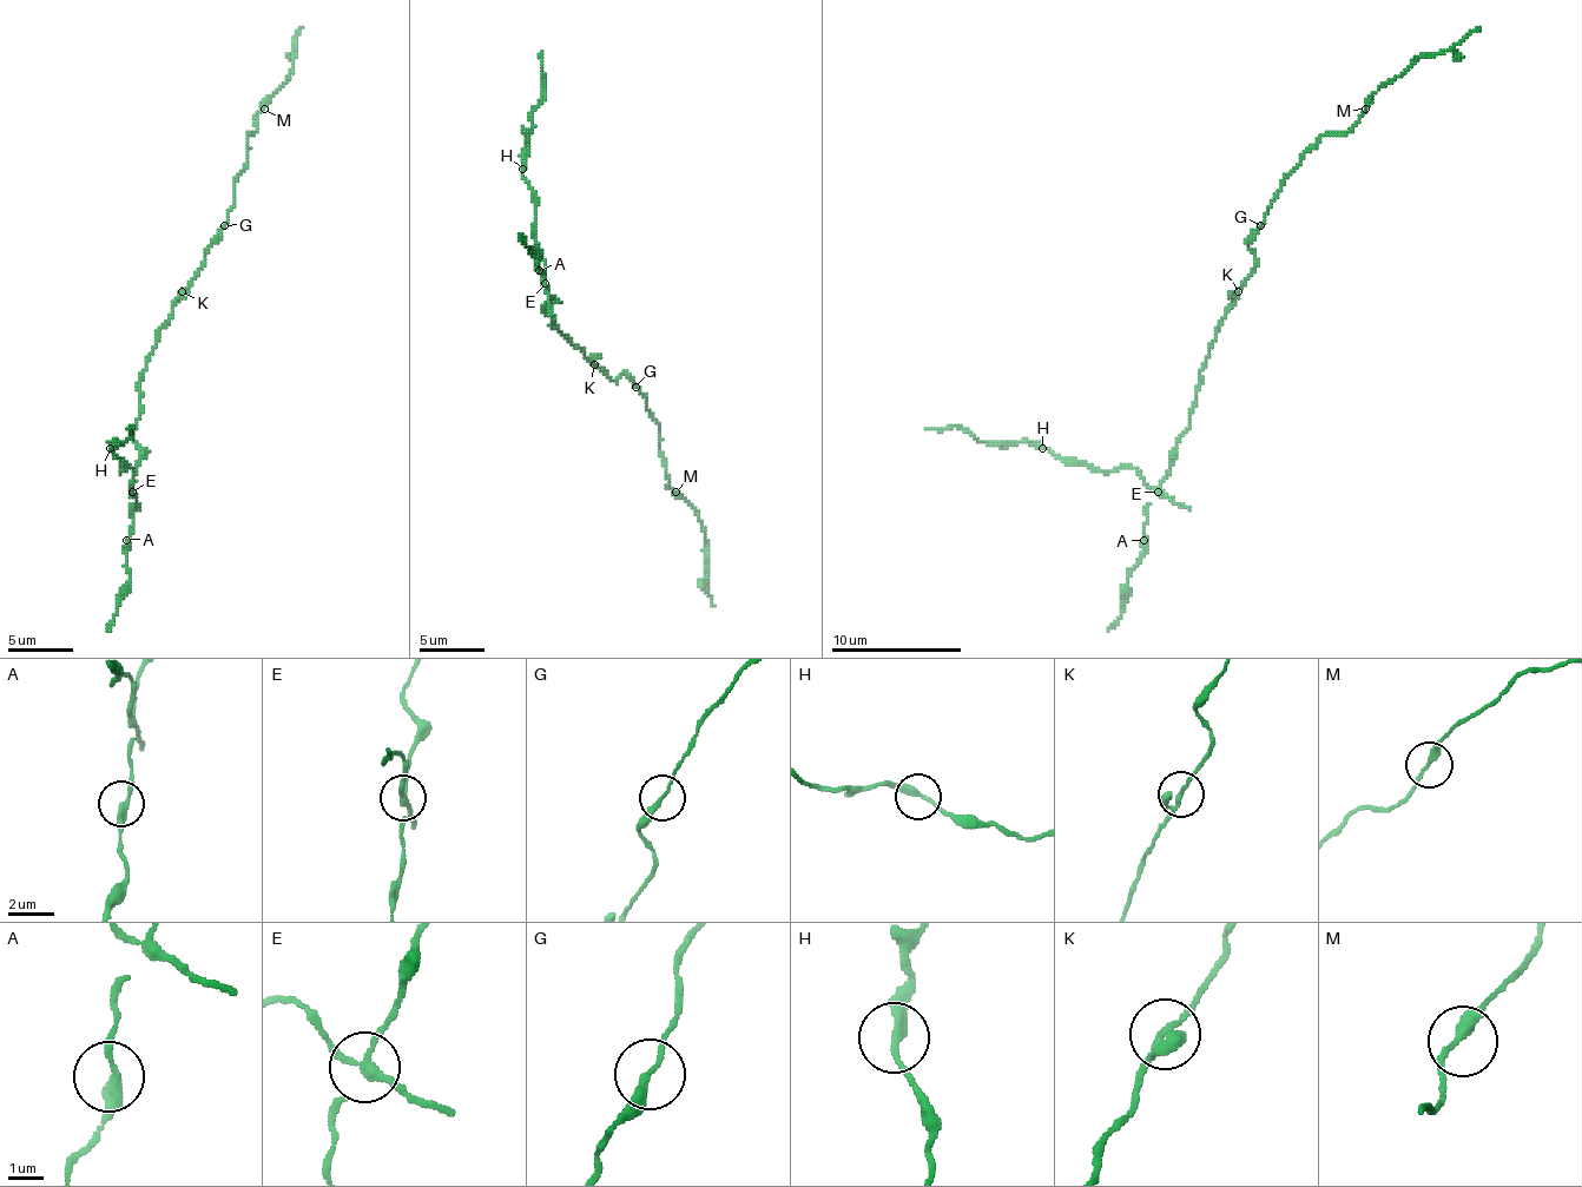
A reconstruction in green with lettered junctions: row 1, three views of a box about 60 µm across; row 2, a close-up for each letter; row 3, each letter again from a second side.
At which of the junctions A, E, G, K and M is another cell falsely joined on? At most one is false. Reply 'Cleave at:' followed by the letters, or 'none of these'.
Cleave at: E

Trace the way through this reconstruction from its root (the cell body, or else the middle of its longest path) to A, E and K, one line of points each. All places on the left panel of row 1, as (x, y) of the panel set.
A: (165, 321), (139, 380), (139, 419), (133, 432), (139, 465), (133, 477), (133, 523), (126, 540)
E: (165, 321), (139, 380), (139, 419), (133, 432), (139, 465), (133, 477), (133, 490)
K: (165, 321), (182, 291)

